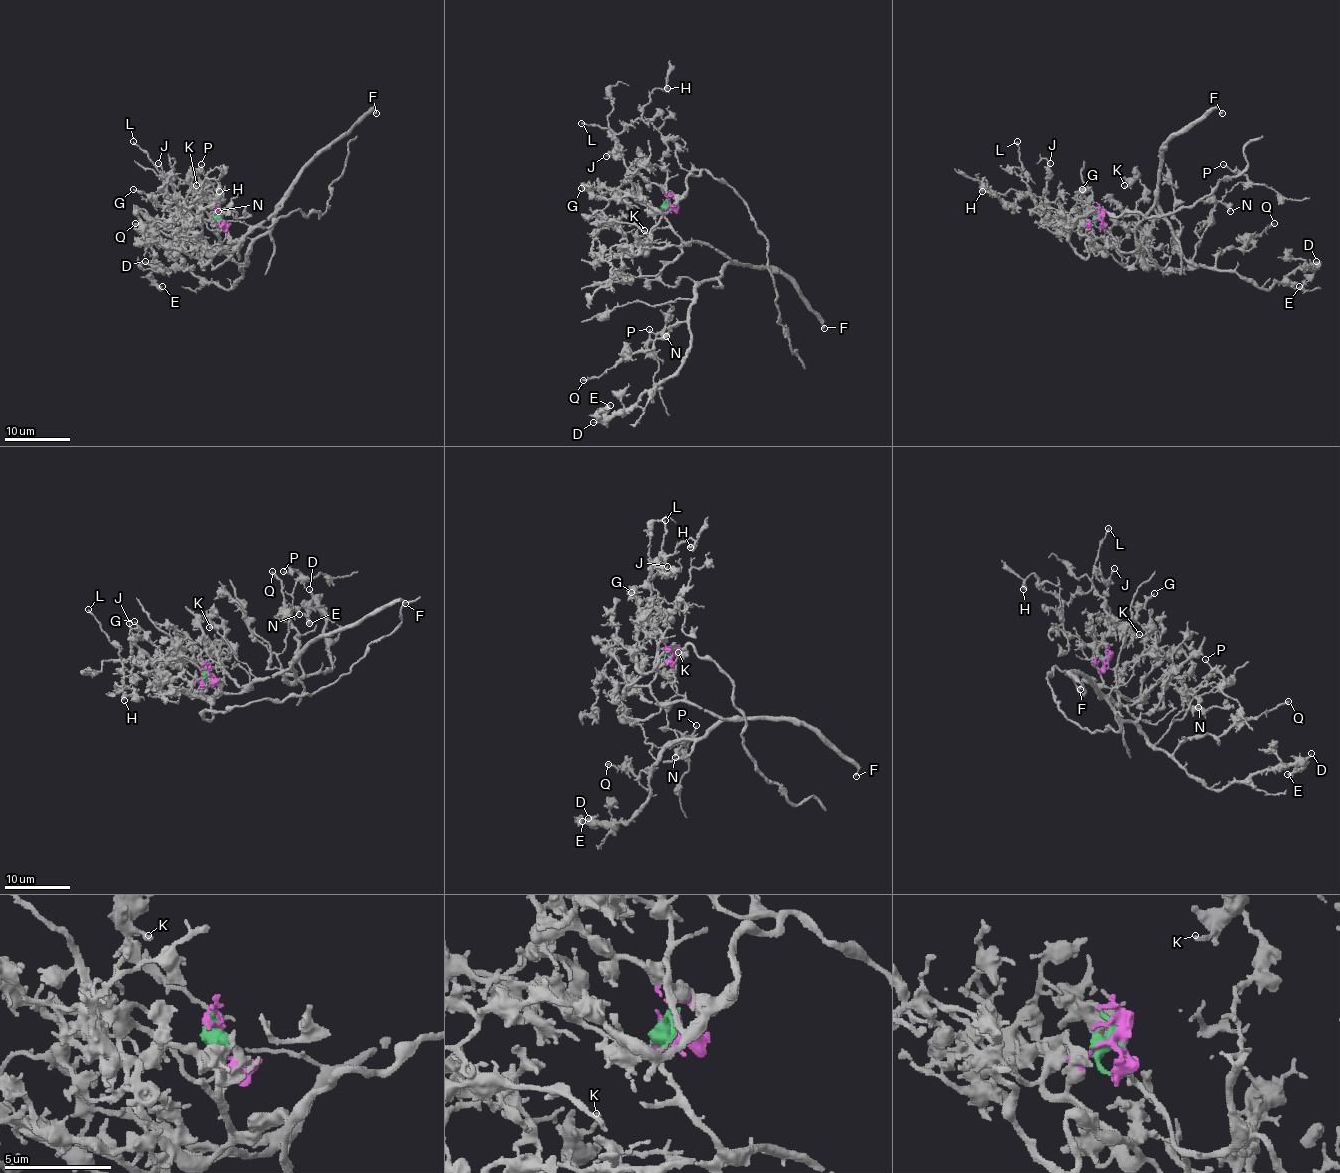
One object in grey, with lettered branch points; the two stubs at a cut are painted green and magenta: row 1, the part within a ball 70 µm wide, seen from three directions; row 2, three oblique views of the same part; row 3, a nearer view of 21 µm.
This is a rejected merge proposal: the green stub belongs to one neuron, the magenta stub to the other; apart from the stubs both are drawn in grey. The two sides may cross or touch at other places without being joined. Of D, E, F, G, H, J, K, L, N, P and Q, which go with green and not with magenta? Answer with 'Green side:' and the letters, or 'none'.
Green side: D, E, F, K, N, P, Q

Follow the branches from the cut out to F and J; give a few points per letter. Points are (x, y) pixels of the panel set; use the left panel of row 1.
F: (218, 216), (215, 234), (221, 249), (231, 252), (282, 205), (290, 183), (369, 110), (373, 108), (377, 113)
J: (218, 216), (221, 219), (216, 223), (210, 219), (188, 221), (167, 197), (164, 174), (157, 162)

